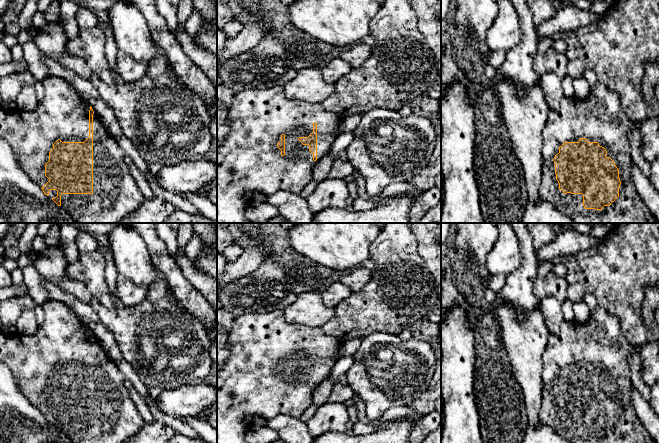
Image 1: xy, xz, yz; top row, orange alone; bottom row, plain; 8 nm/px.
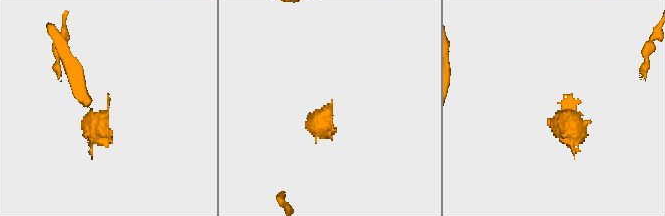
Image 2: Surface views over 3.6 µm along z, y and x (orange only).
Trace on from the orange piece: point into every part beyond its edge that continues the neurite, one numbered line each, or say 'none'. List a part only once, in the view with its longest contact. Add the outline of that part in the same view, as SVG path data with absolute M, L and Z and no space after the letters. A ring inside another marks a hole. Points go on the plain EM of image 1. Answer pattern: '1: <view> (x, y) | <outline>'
1: yz (600, 342) | M597 306L591 312L590 319L586 323L580 323L576 320L564 321L557 334L549 334L547 346L543 352L543 391L539 411L540 424L551 427L571 443L655 443L633 408L631 398L633 384L628 356L636 349L623 335L618 319L600 306ZM580 362L586 362L588 366L598 366L600 370L606 373L606 381L610 381L619 394L621 405L619 421L610 430L604 430L602 434L585 433L583 419L564 418L559 413L559 407L556 404L553 383L559 377L559 371L564 366L578 366Z

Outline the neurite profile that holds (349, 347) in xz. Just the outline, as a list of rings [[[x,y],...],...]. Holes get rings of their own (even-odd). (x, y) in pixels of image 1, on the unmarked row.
[[[353,338],[342,342],[340,357],[352,356],[359,349],[361,341],[360,338]]]

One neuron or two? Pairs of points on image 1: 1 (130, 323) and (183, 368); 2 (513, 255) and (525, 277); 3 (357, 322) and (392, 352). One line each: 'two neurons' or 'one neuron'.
1: one neuron
2: two neurons
3: two neurons

